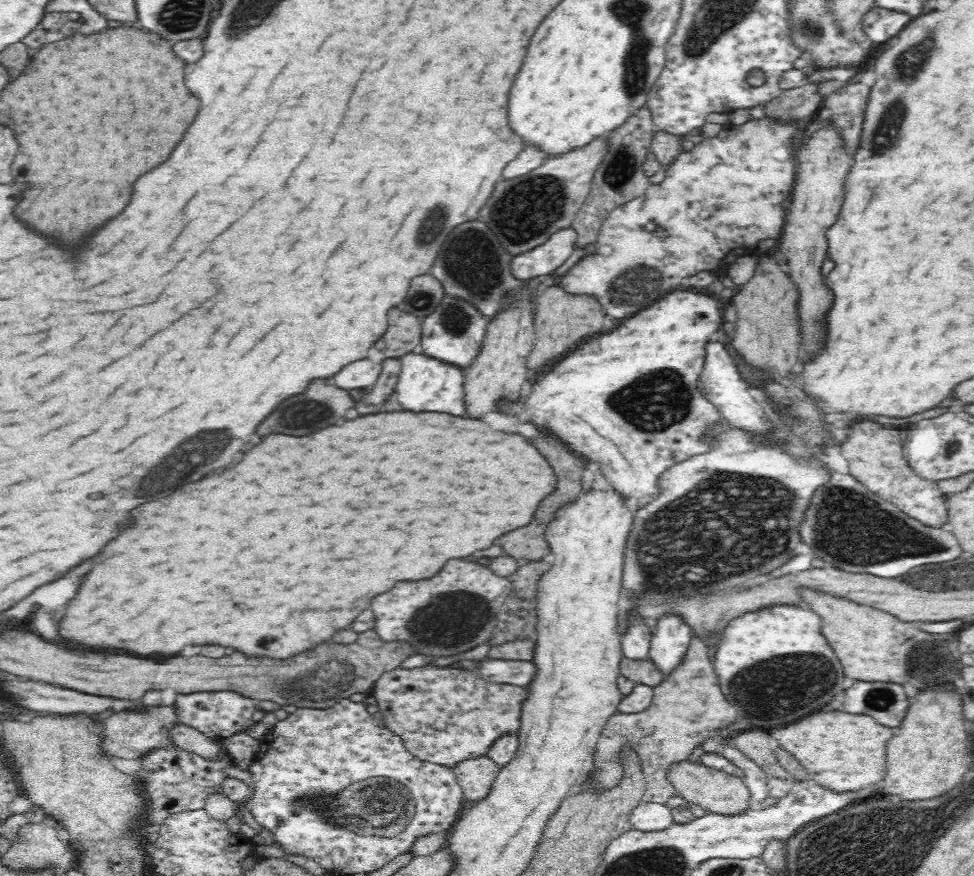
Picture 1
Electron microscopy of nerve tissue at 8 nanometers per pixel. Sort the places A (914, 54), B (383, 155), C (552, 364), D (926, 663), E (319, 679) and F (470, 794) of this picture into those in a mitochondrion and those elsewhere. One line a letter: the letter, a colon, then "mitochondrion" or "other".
A: mitochondrion
B: other
C: other
D: mitochondrion
E: mitochondrion
F: other

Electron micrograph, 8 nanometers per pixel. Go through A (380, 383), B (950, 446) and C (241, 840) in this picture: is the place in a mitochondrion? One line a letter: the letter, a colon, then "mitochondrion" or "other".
A: other
B: mitochondrion
C: other

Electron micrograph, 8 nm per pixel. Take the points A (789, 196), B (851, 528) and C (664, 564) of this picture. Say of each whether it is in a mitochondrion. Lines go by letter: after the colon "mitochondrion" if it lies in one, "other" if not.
A: other
B: mitochondrion
C: mitochondrion

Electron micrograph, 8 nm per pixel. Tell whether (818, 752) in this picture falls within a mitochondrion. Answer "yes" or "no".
no

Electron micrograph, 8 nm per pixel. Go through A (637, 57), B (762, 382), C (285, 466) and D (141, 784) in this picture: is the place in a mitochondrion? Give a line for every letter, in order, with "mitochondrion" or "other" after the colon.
A: mitochondrion
B: other
C: other
D: other

